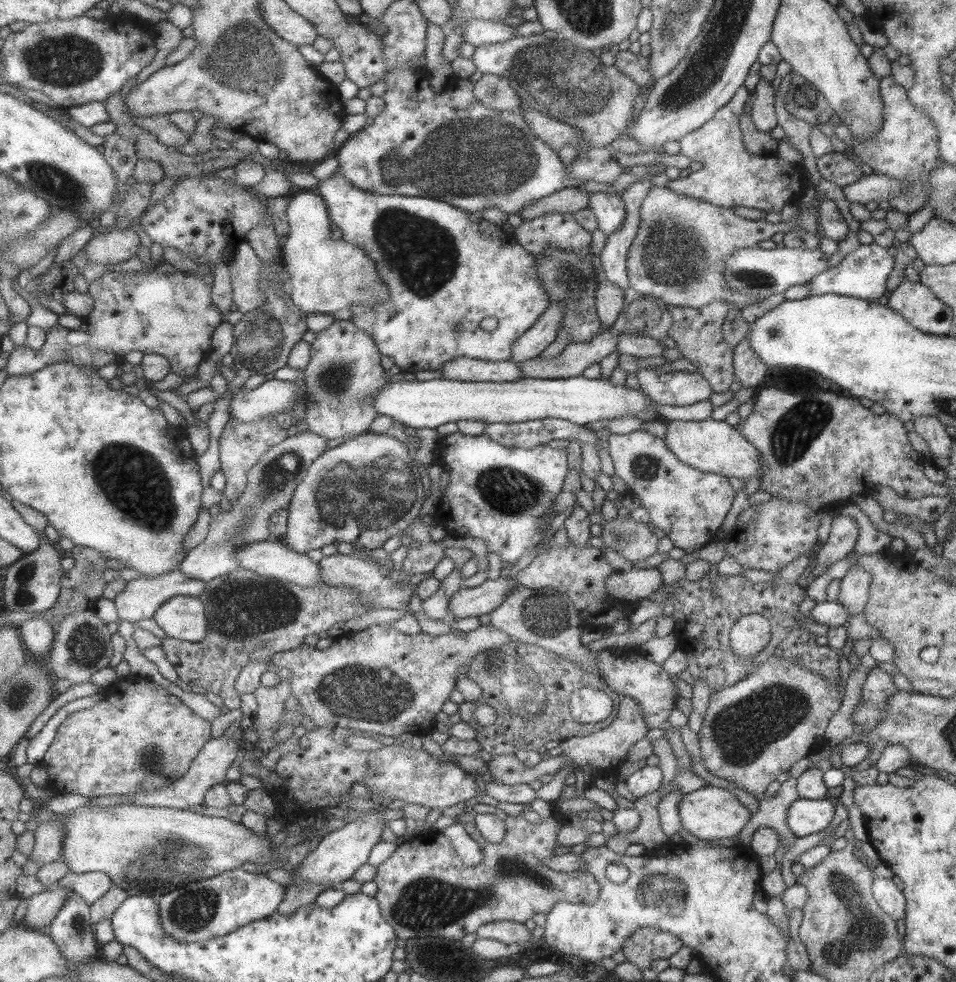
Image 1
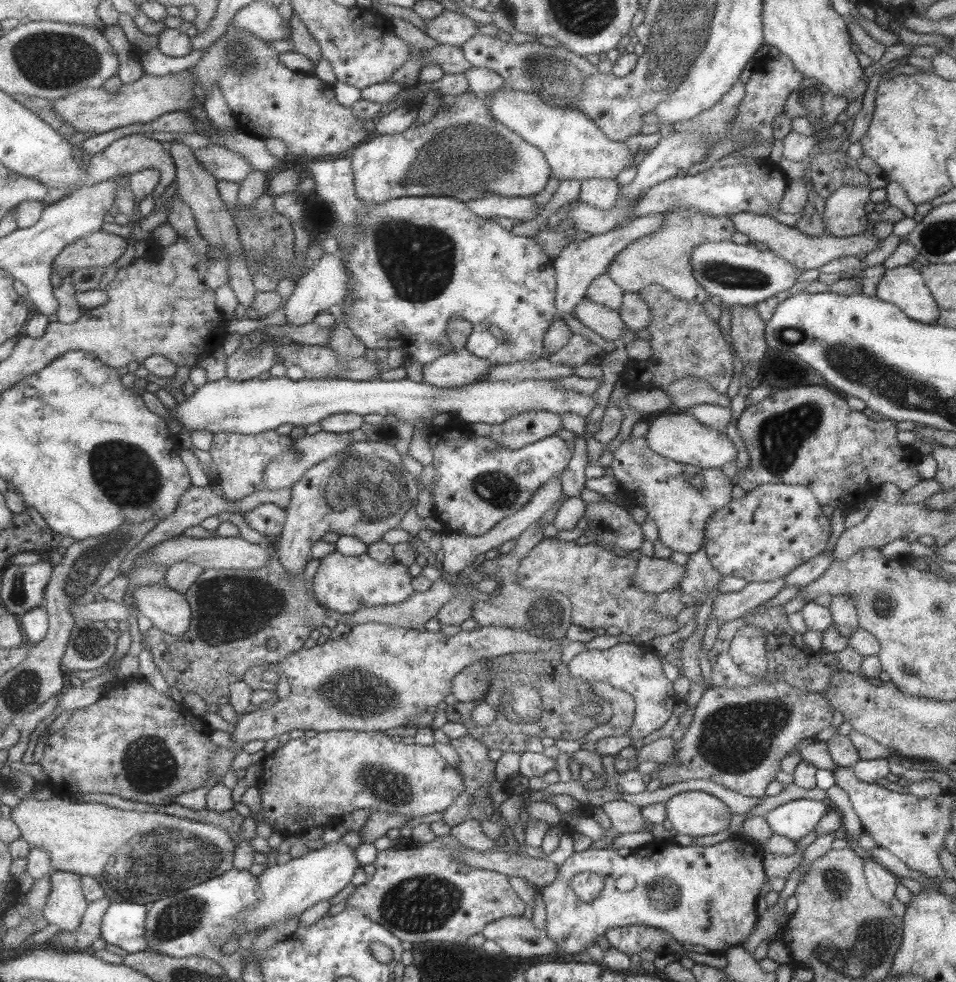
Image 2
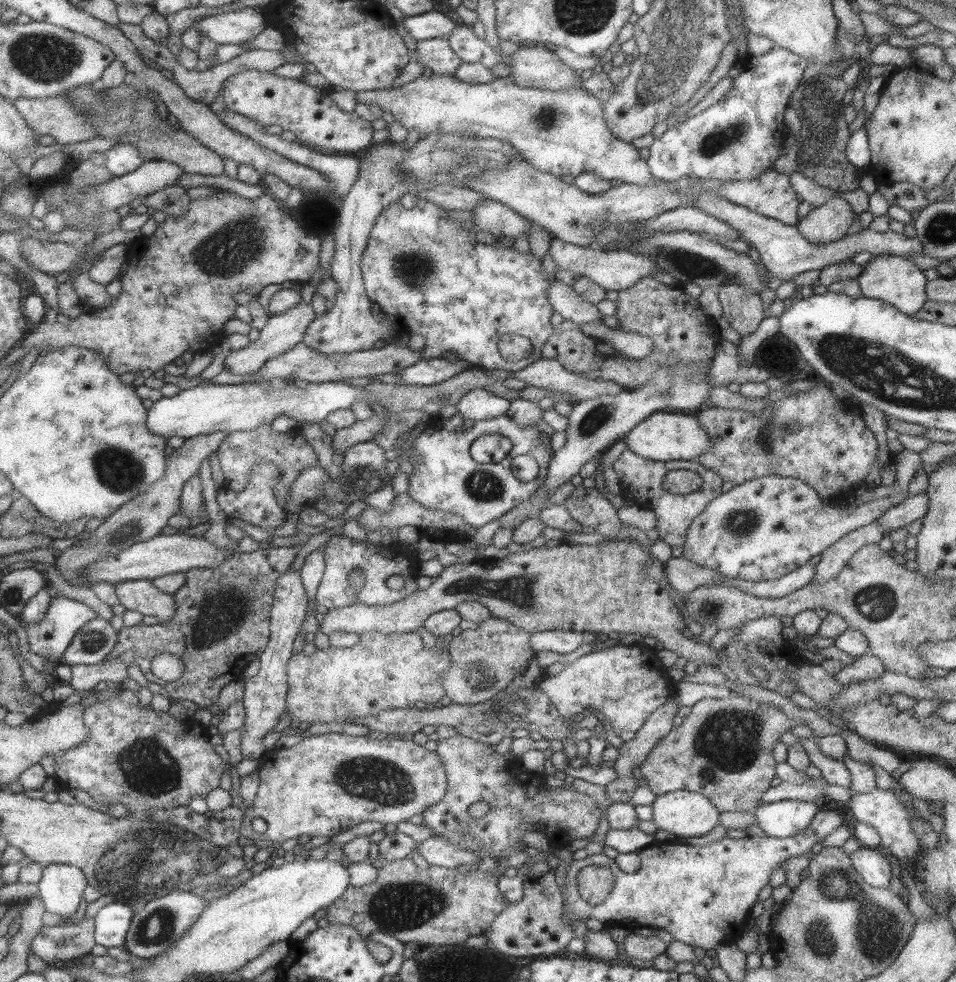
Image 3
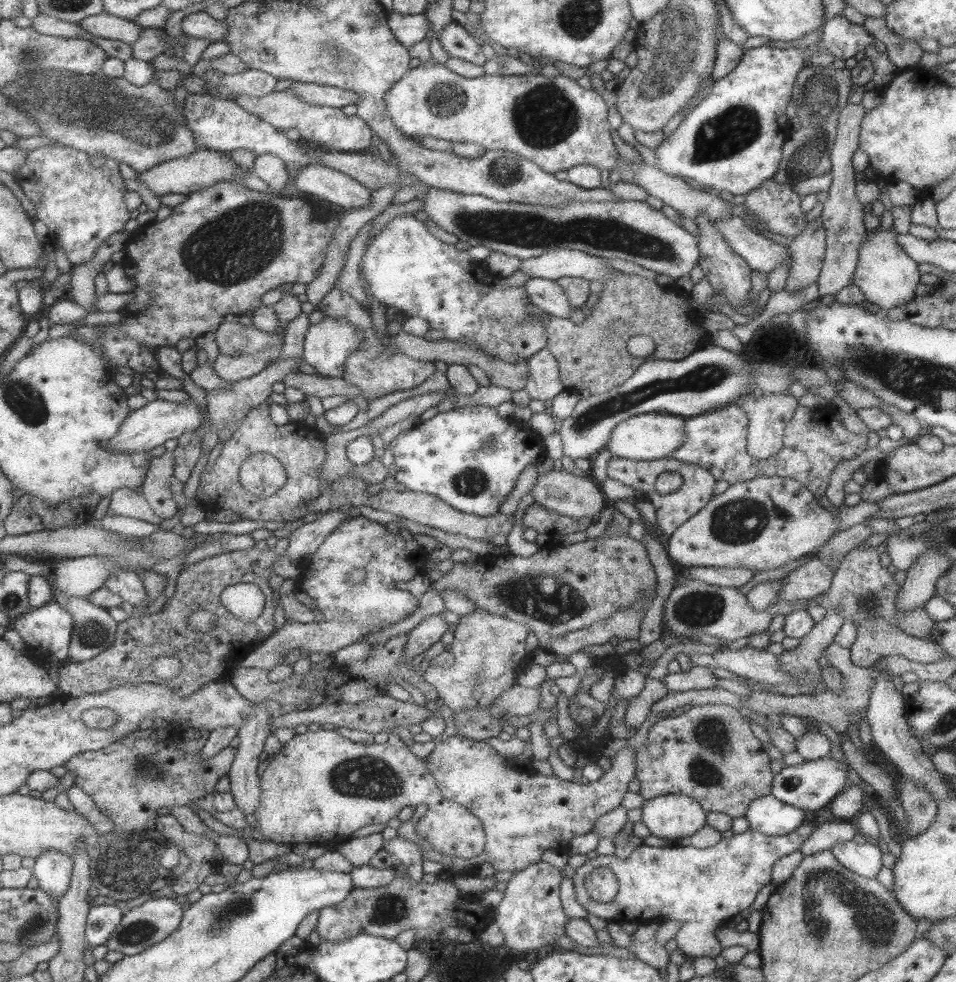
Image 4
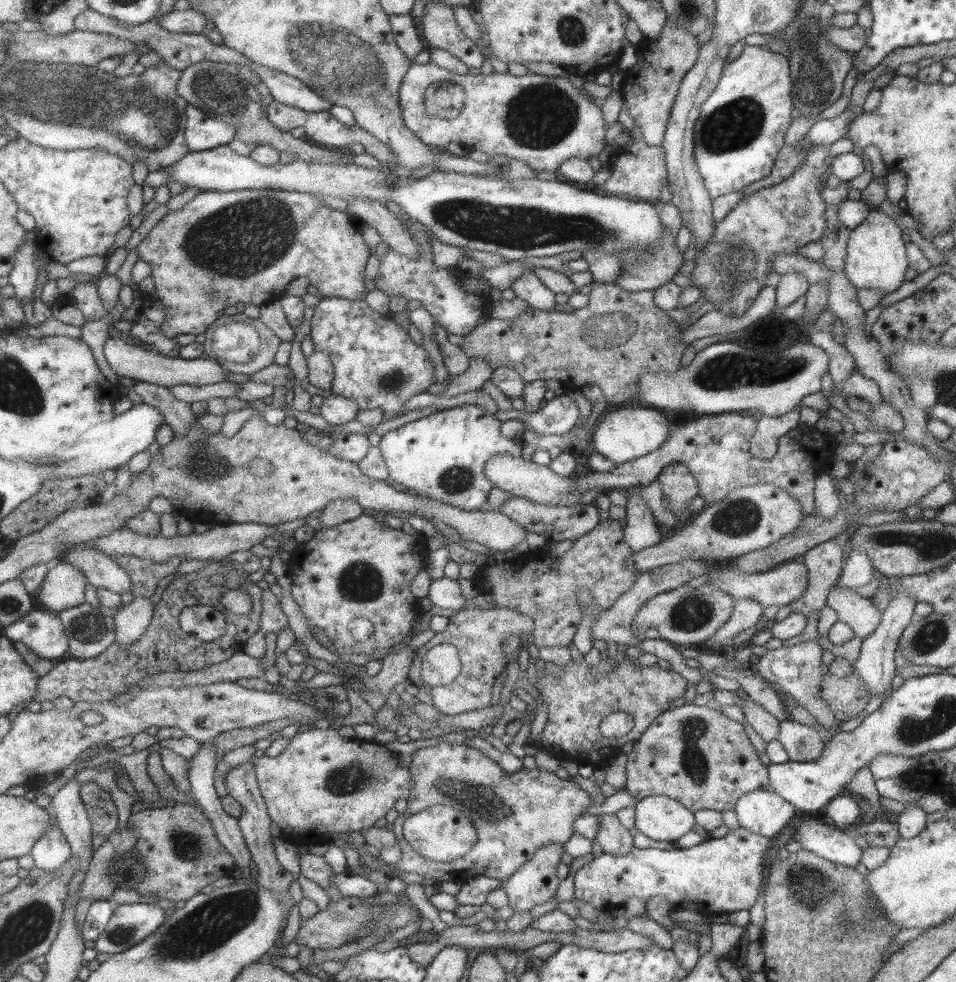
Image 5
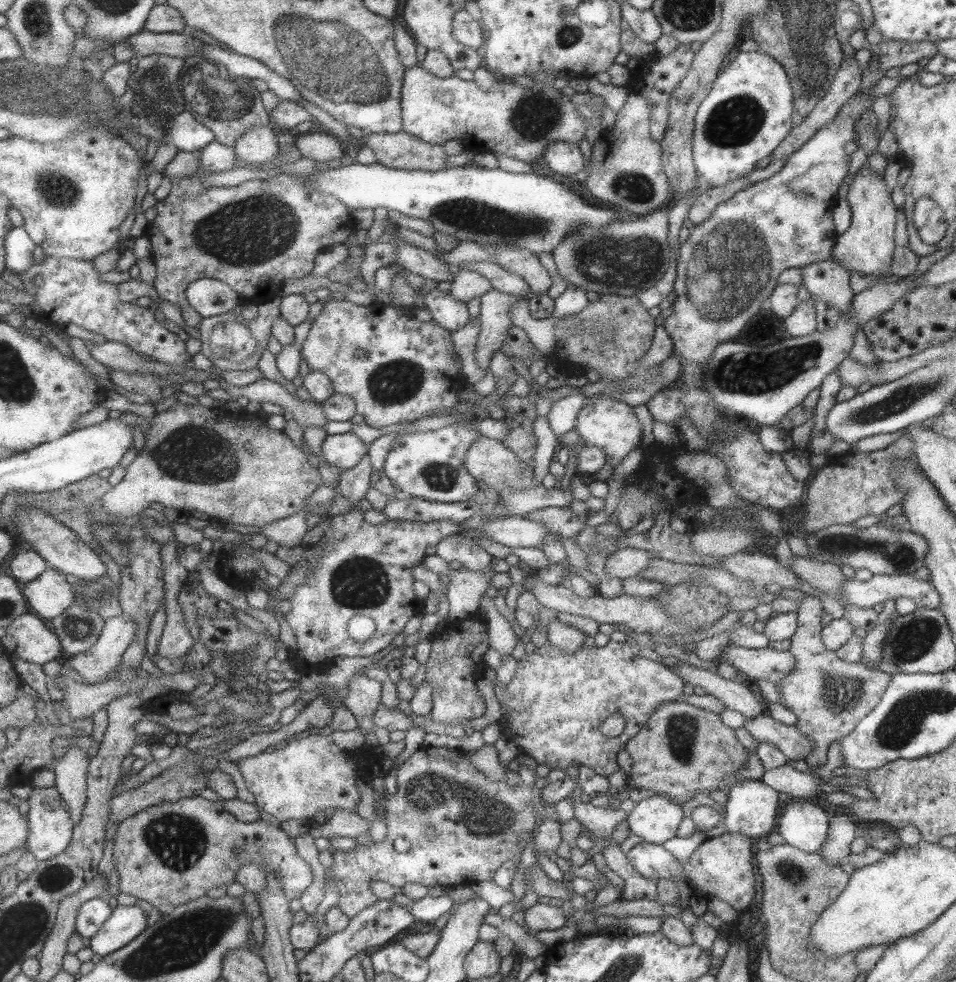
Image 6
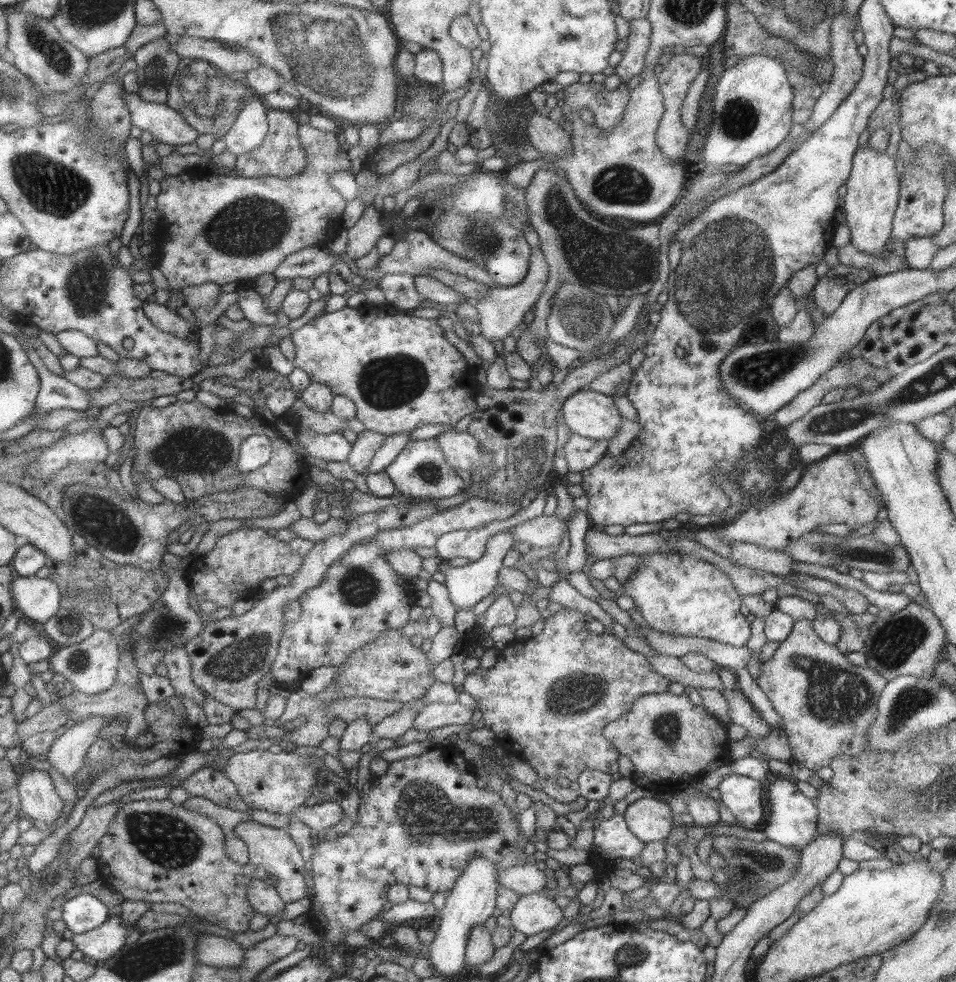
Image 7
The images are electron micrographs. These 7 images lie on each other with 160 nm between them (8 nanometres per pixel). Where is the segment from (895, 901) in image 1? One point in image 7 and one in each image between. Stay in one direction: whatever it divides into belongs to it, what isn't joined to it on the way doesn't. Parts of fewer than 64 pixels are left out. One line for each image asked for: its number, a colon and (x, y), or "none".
2: (881, 883)
3: (871, 864)
4: (864, 859)
5: (826, 841)
6: (803, 825)
7: (791, 820)

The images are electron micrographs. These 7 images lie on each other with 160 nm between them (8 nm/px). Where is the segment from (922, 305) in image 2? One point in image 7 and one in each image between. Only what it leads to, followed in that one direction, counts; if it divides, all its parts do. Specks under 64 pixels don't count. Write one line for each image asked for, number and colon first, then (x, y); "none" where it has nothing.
3: (893, 279)
4: (887, 277)
5: (874, 257)
6: (866, 247)
7: (872, 188)

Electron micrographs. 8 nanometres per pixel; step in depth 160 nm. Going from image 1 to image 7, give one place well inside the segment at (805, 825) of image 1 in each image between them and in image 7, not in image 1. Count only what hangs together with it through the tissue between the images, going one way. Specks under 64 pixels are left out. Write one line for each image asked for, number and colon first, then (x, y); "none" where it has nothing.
2: (795, 819)
3: (782, 819)
4: (766, 815)
5: (762, 812)
6: (751, 807)
7: (741, 795)

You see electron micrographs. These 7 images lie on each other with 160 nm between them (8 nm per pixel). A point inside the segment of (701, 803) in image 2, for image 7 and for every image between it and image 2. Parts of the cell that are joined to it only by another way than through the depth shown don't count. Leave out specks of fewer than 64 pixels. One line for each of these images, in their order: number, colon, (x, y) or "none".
3: (682, 813)
4: (672, 816)
5: (658, 817)
6: (654, 820)
7: (649, 820)

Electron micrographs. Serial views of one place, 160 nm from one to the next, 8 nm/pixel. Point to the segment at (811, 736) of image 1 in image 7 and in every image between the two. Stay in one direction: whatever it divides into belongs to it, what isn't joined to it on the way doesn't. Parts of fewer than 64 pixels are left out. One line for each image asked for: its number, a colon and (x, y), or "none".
2: (737, 737)
3: (722, 750)
4: (709, 754)
5: (695, 755)
6: (682, 750)
7: (670, 742)

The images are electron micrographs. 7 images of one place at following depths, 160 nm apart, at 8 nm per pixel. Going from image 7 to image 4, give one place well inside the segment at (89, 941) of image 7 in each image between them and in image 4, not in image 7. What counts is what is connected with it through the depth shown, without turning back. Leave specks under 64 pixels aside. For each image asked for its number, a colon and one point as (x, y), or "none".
4: (147, 924)
5: (130, 923)
6: (125, 922)

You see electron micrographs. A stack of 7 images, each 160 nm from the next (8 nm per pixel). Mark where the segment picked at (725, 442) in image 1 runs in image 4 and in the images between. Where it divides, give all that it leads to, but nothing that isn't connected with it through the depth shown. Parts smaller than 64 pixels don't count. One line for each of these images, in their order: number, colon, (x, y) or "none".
2: (679, 437)
3: (662, 437)
4: (646, 437)

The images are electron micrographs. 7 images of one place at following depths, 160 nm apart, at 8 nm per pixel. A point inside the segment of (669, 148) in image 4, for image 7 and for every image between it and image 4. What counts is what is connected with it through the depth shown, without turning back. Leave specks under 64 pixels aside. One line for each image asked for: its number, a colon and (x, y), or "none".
5: (740, 128)
6: (747, 112)
7: (752, 104)

